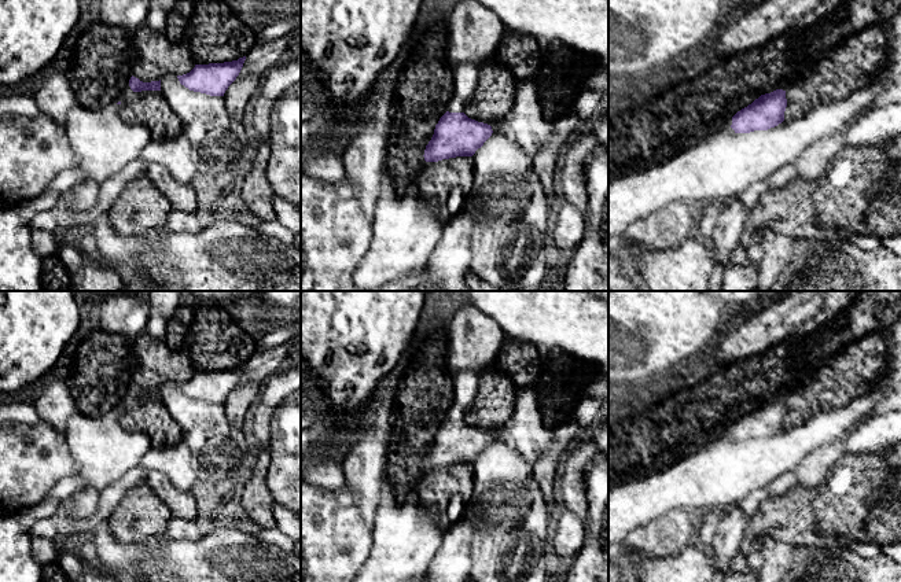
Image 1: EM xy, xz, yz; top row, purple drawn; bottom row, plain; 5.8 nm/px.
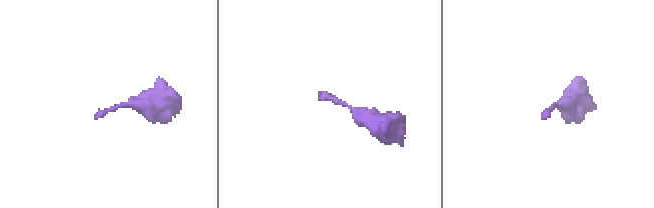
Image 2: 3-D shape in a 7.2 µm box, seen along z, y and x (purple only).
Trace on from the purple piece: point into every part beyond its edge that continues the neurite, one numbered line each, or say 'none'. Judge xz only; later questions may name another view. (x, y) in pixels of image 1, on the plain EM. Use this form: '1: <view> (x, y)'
none

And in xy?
none

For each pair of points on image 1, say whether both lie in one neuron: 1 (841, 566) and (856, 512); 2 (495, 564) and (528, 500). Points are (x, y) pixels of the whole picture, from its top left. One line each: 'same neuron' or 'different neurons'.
1: different neurons
2: same neuron

